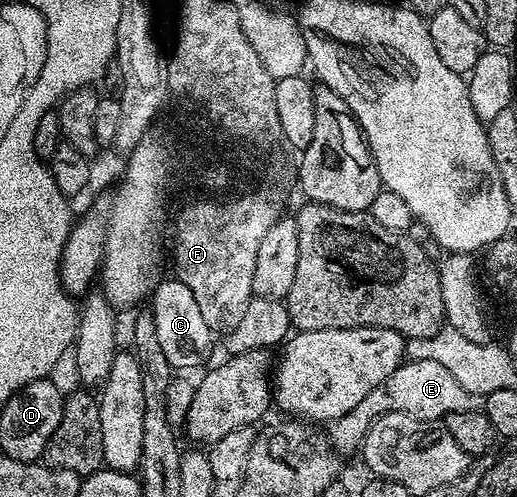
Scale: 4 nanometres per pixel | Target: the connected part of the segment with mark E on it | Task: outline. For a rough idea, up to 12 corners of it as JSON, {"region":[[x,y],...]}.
{"region":[[406,359],[355,410],[328,425],[356,453],[386,414],[440,421],[475,397],[439,362]]}

